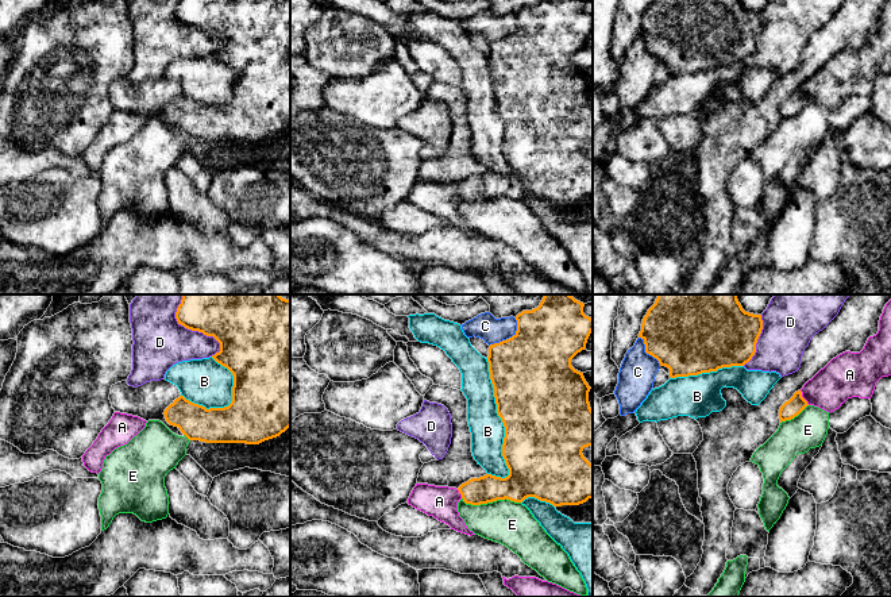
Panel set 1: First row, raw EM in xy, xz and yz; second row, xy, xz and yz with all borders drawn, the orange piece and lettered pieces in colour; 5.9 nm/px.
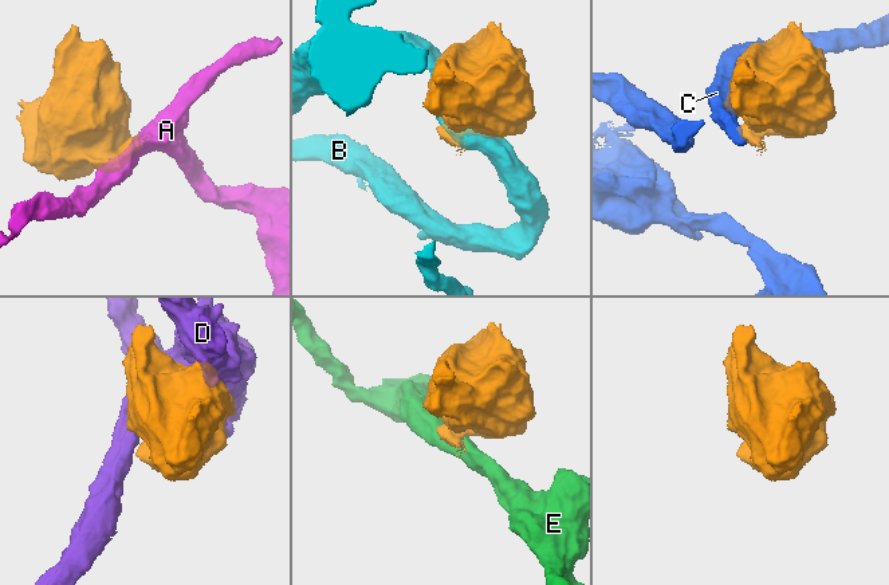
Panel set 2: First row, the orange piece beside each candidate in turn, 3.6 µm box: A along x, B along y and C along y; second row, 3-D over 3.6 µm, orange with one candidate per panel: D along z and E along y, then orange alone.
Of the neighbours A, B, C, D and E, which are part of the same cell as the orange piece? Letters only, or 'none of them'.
A

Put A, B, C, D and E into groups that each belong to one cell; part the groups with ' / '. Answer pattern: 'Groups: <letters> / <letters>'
Groups: A / B / C / D / E

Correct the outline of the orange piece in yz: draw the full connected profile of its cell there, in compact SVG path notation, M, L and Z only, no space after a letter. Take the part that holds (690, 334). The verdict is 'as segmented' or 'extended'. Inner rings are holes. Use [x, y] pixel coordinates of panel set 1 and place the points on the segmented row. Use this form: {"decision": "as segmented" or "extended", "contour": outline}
{"decision": "as segmented", "contour": "M657 294L643 319L639 338L644 340L645 353L676 378L744 366L756 353L761 330L761 315L745 312L737 294Z"}

